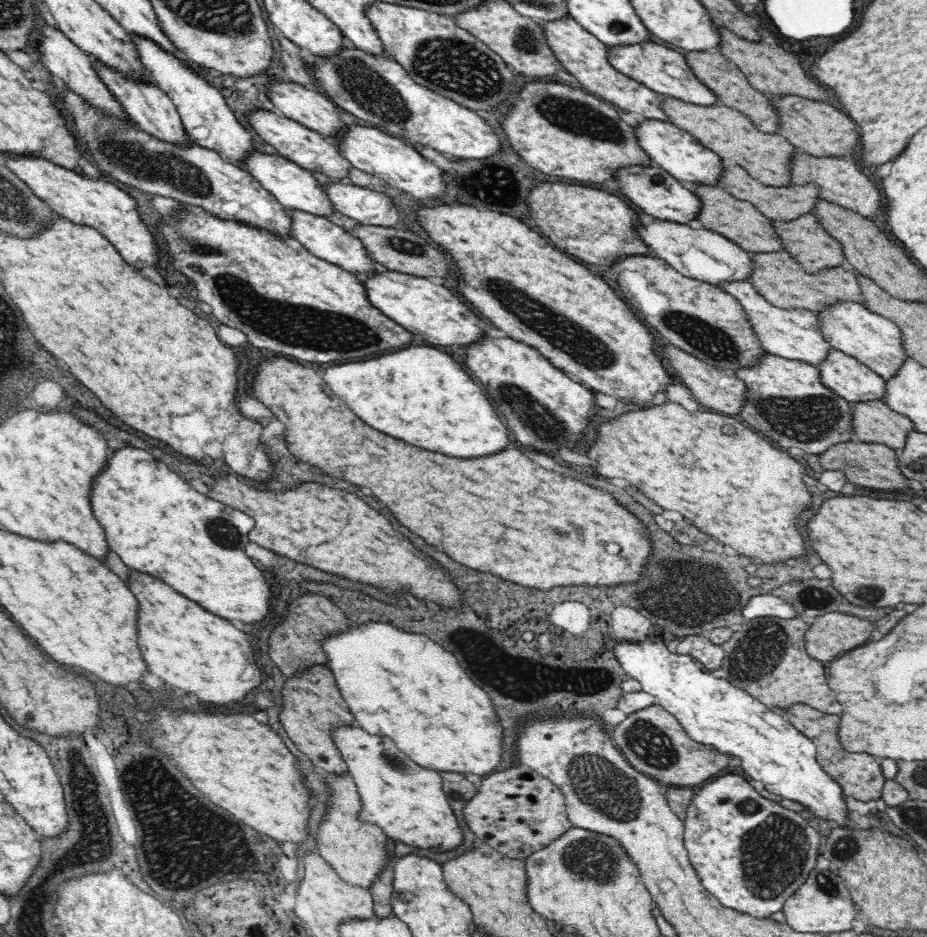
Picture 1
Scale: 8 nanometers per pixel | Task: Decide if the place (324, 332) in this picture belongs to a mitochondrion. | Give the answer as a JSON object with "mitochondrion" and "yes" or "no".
{"mitochondrion":"yes"}

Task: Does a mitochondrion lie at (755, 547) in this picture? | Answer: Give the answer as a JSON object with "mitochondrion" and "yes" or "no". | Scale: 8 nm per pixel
{"mitochondrion":"no"}

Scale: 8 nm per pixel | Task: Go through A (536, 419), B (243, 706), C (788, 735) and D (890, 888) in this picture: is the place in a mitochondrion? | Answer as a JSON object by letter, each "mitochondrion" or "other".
{"A":"mitochondrion","B":"other","C":"other","D":"other"}

